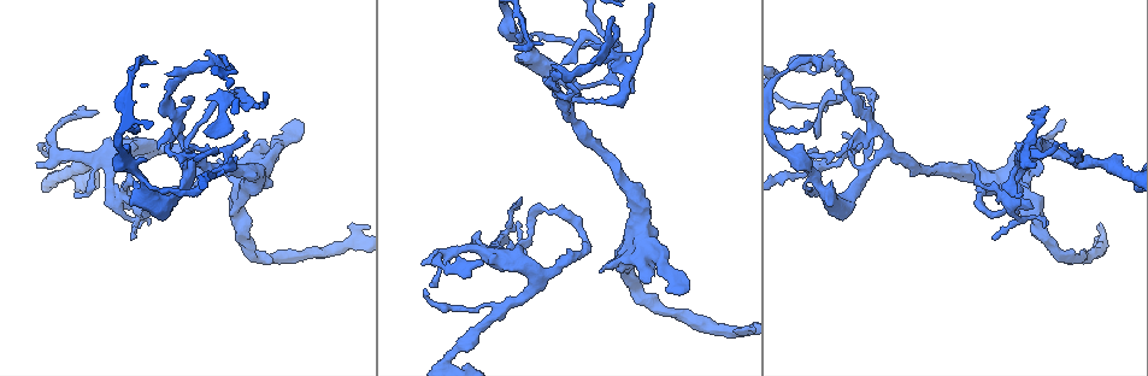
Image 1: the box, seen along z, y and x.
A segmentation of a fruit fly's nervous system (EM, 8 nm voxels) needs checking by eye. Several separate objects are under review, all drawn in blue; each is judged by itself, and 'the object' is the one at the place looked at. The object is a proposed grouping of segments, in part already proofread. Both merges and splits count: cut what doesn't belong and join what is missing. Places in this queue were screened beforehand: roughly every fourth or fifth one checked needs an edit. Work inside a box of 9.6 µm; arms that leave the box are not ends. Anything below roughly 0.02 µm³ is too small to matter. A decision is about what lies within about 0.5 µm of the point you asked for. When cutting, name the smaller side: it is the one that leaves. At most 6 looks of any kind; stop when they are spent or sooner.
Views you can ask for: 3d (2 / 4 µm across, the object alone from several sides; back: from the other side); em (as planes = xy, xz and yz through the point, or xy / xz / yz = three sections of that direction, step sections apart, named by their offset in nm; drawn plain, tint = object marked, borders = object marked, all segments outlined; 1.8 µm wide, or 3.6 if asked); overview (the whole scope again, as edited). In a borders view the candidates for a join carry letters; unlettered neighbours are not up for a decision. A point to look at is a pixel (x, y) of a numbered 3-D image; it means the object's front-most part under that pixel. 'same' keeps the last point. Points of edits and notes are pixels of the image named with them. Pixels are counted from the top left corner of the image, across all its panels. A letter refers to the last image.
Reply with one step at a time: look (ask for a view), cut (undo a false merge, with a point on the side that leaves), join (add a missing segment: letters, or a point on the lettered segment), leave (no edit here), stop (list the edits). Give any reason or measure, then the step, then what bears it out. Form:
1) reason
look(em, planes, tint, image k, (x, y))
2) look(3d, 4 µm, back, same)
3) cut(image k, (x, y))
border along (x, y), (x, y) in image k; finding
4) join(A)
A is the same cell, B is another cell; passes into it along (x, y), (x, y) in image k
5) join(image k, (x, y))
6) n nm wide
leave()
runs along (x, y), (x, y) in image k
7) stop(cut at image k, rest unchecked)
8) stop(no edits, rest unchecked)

touches itself
look(em, planes, tint, image 1, (46, 155))

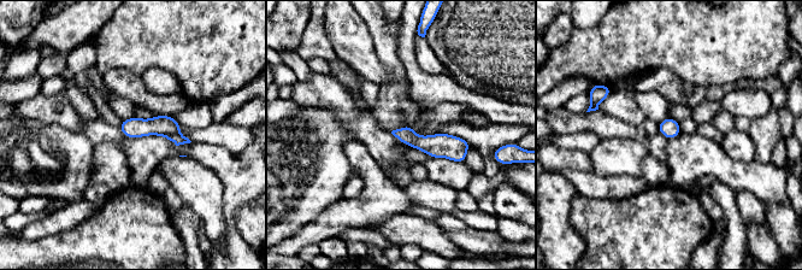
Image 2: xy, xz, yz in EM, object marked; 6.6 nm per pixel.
see the neighbours
look(em, planes, borders, same)

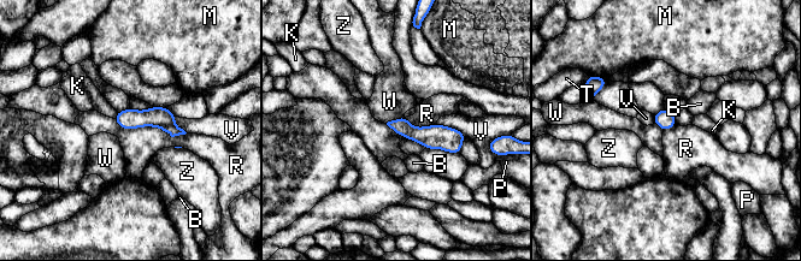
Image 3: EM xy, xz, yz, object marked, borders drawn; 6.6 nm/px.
R touches over 500 nm
leave()
B, K, M, P, R, T, V, W and Z are other cells; one neuron here

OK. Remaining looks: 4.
free end
look(3d, 4 µm, image 1, (482, 263))

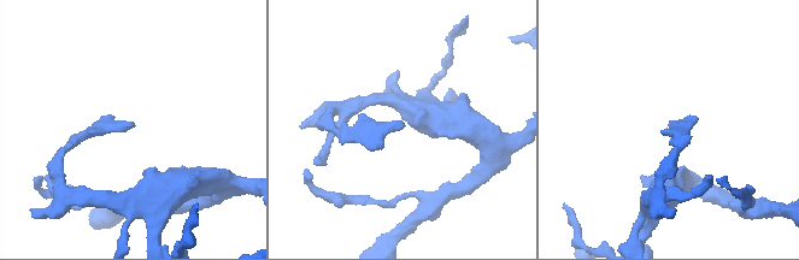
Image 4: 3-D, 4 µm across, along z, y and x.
shape alone is not enough
look(em, 3.6 µm, planes, borders, image 4, (675, 123))

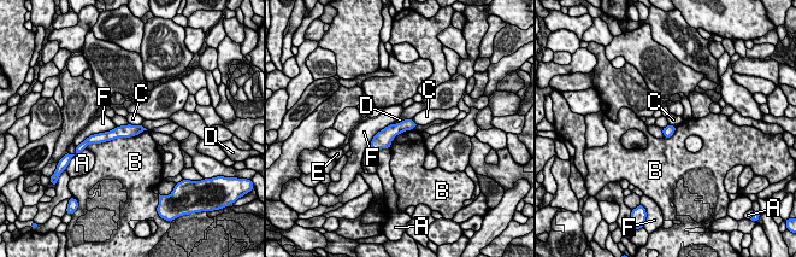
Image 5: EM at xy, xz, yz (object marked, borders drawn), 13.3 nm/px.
leave()
A, B, C, D, E and F are other cells; runs along (140, 128), (98, 138) in image 5; none of them fits

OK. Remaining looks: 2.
free end
look(3d, 4 µm, image 1, (515, 46))

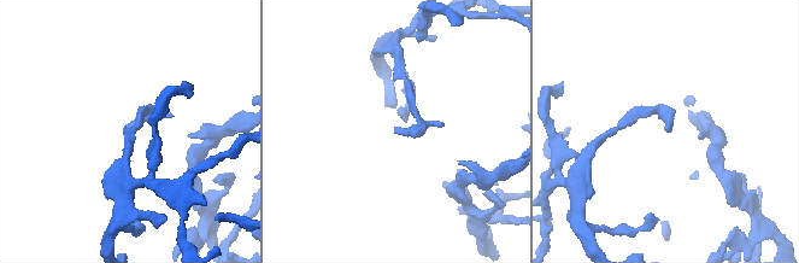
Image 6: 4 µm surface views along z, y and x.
shape alone is not enough
look(em, planes, borders, image 6, (125, 126))

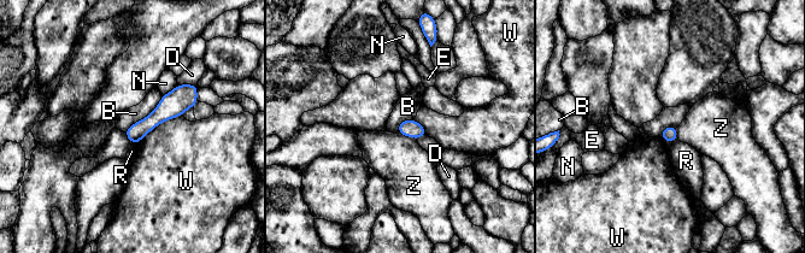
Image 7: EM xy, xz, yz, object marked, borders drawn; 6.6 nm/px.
leave()
B, D, E, N, R, W and Z are other cells; runs along (192, 90), (130, 136) in image 7; no lettered segment goes on from it

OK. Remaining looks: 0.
stop(no edits, rest unchecked)

